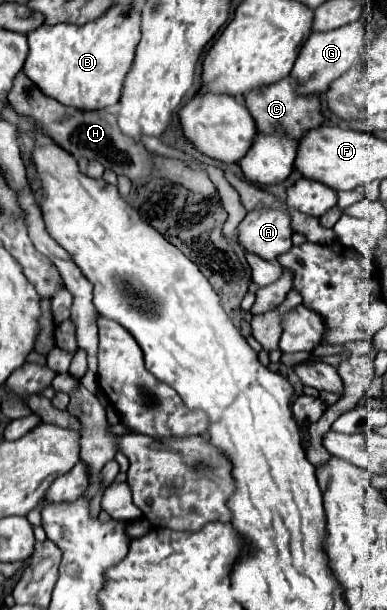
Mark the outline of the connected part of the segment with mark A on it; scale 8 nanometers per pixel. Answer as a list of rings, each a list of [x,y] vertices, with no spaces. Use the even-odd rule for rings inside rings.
[[[260,208],[252,210],[246,214],[246,218],[238,226],[238,242],[242,248],[248,252],[260,254],[264,260],[276,260],[278,254],[284,254],[286,250],[292,248],[292,224],[290,224],[290,214],[280,210],[280,208]]]

